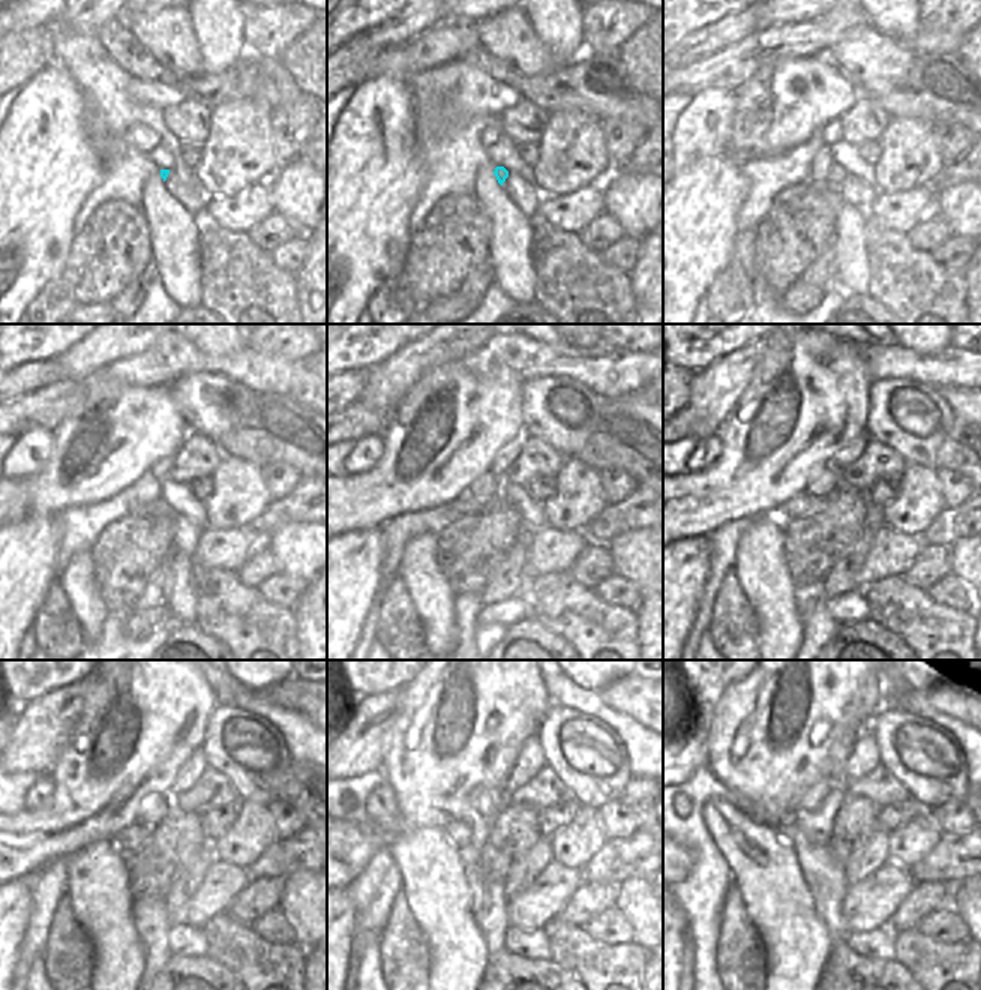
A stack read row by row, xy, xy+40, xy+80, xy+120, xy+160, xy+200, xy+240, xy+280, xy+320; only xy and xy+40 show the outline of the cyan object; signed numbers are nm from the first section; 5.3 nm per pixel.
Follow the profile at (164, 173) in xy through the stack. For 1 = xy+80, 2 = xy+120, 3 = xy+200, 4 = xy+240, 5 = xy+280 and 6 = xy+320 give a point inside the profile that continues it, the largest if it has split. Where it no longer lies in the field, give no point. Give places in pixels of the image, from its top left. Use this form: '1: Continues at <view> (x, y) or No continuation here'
1: Continues at xy+80 (836, 174)
2: Continues at xy+120 (161, 509)
3: Continues at xy+200 (803, 504)
4: Continues at xy+240 (128, 840)
5: Continues at xy+280 (458, 833)
6: Continues at xy+320 (788, 833).

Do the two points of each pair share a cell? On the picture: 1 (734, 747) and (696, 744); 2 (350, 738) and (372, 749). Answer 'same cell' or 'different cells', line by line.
1: different cells
2: same cell

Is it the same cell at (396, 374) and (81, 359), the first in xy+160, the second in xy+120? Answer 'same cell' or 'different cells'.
same cell

